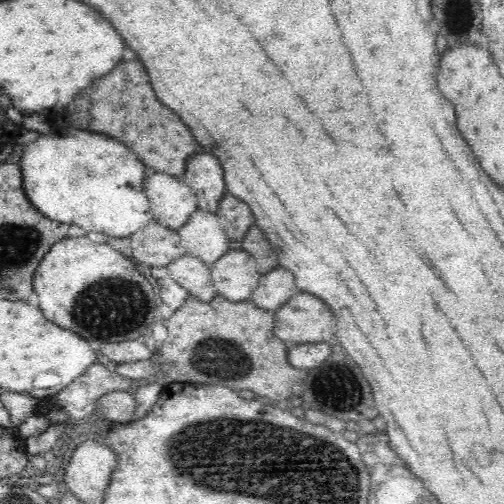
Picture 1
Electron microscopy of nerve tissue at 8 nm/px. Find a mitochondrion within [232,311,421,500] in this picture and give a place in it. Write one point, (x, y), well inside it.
(342, 393)

